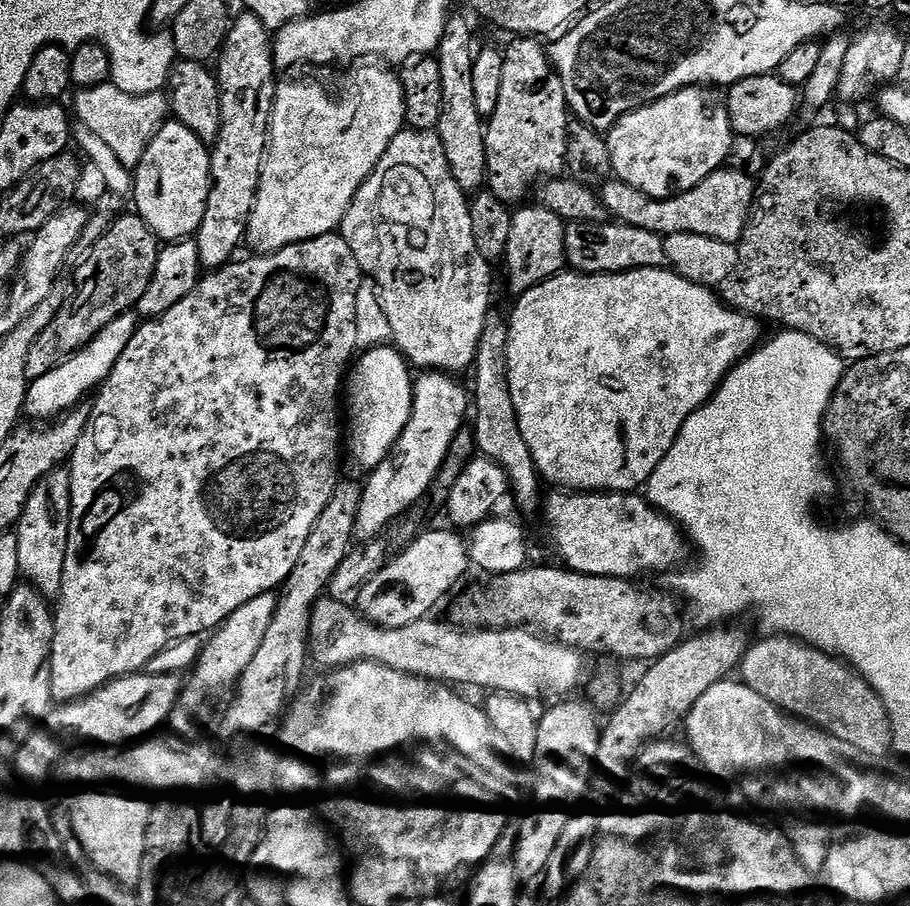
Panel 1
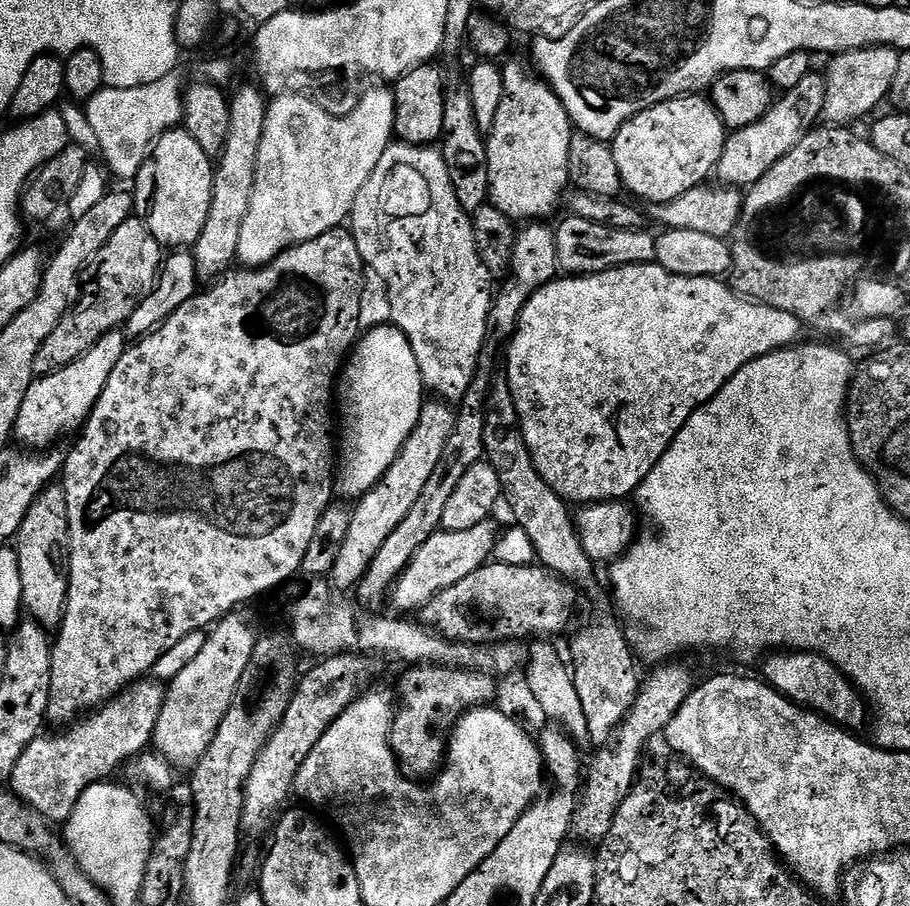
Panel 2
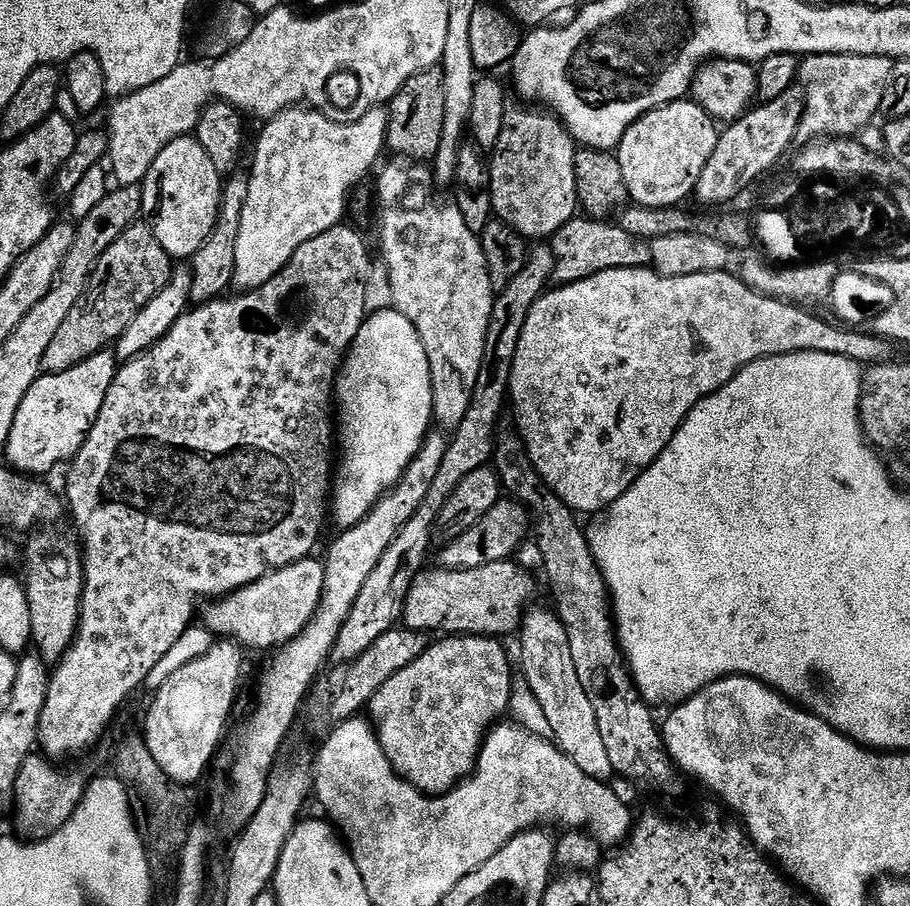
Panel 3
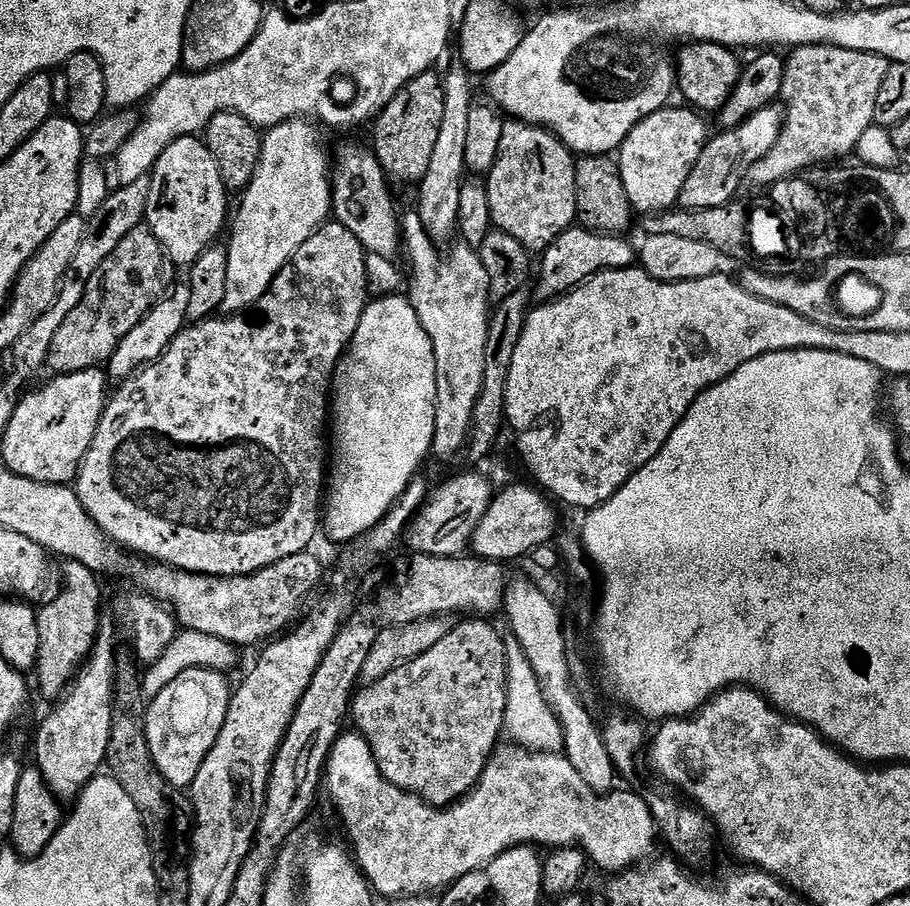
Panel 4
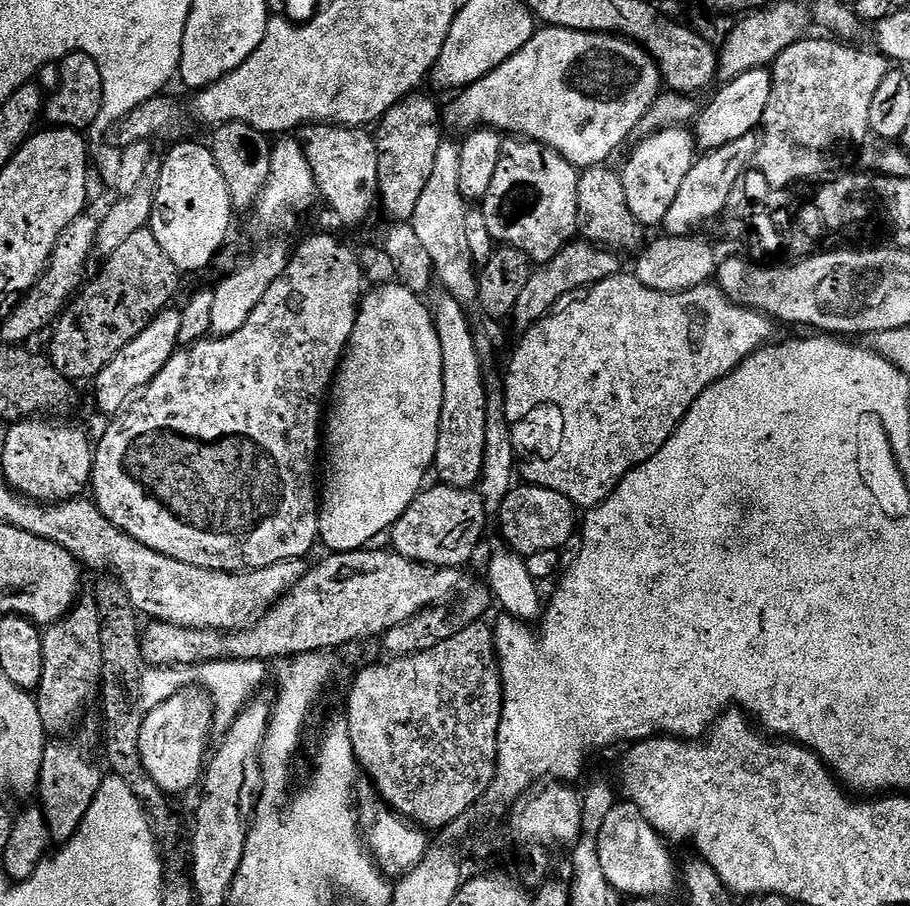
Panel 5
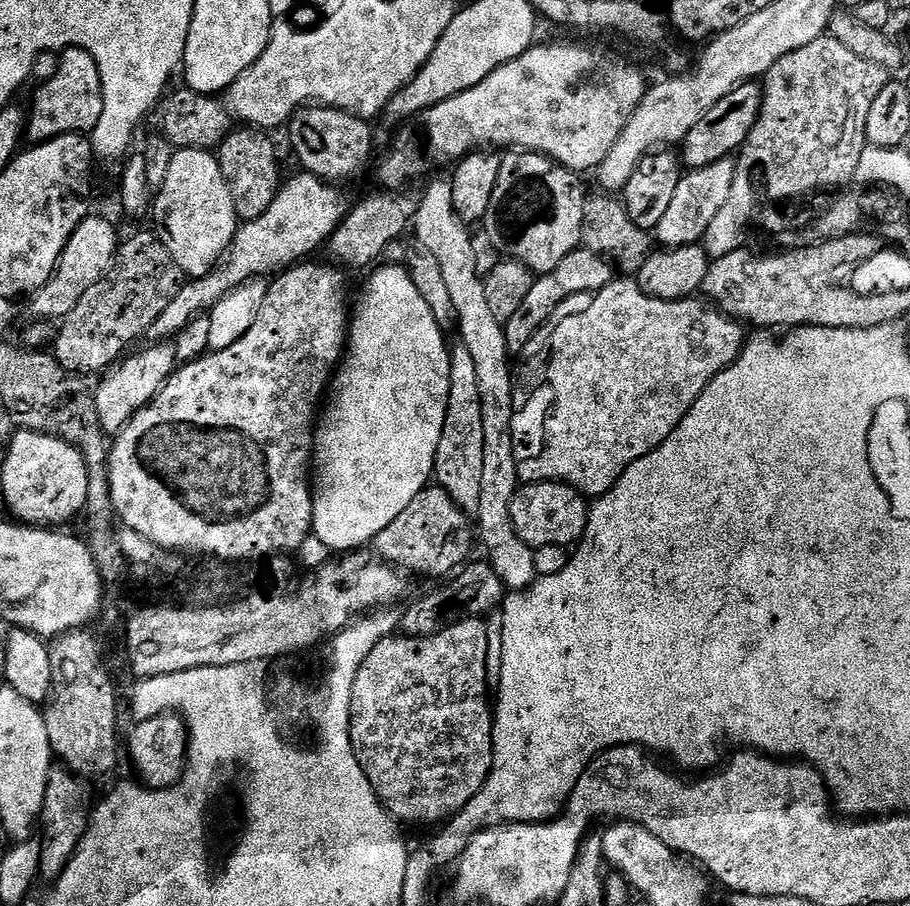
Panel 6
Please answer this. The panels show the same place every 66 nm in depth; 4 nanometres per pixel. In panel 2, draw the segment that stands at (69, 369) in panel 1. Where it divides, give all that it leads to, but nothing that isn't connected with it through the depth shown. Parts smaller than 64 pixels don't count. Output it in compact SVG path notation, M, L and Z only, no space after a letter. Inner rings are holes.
M123 331L108 332L98 342L94 342L94 346L90 346L82 358L48 376L33 379L26 390L26 398L22 398L22 410L18 410L15 439L25 449L48 450L59 445L56 443L63 436L71 432L79 433L88 423L88 417L92 415L106 382L110 382L110 374L114 366L118 366L118 358L122 358L125 347L126 336Z

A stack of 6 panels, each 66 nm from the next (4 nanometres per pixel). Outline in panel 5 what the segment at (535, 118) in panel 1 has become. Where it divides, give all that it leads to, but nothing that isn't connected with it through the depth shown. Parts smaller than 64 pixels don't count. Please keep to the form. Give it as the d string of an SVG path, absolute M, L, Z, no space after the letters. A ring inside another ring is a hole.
M508 138L502 146L502 158L498 171L490 181L490 190L484 195L482 211L490 234L497 245L522 250L532 260L533 265L549 264L558 250L572 243L580 226L578 210L578 182L580 172L558 150L539 140Z

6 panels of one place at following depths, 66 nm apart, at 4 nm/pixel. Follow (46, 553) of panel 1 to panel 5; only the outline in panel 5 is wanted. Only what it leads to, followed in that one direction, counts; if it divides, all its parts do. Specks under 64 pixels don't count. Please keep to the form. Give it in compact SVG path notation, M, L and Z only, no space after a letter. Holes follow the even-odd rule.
M81 599L61 620L55 620L43 629L42 682L34 690L38 714L42 714L42 726L48 734L68 734L76 719L84 712L88 703L100 695L104 678L102 662L102 634L100 633L100 611L95 599Z

